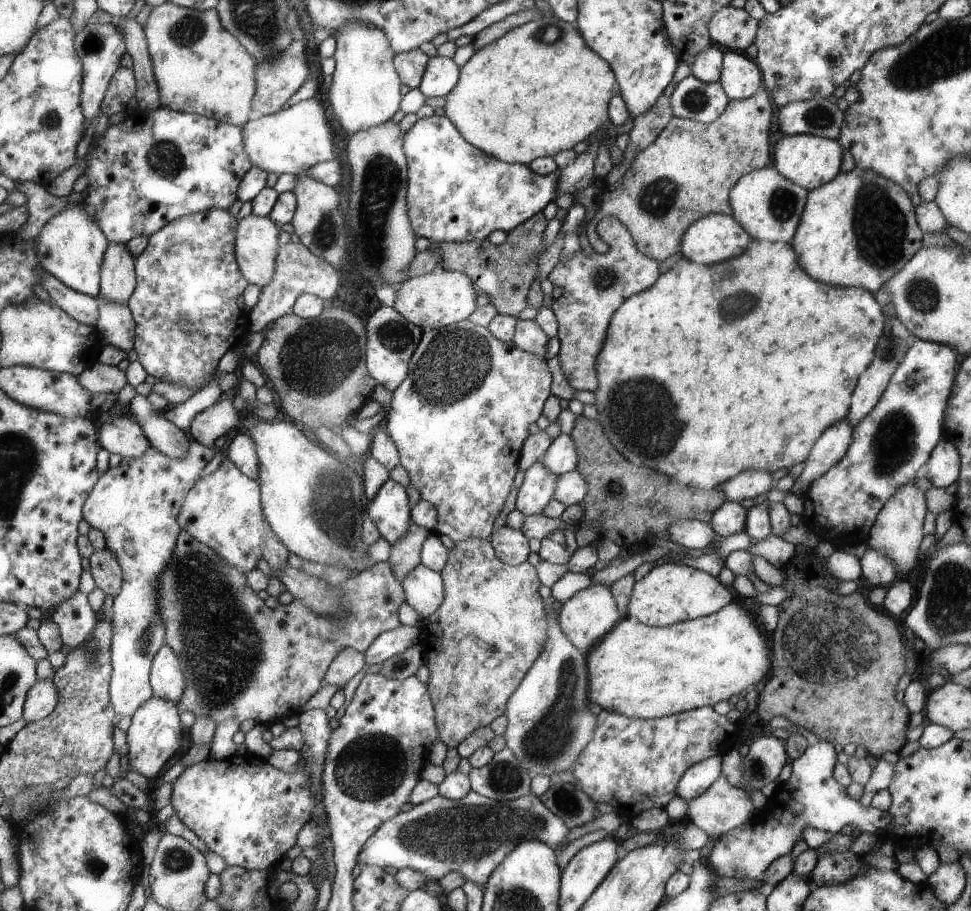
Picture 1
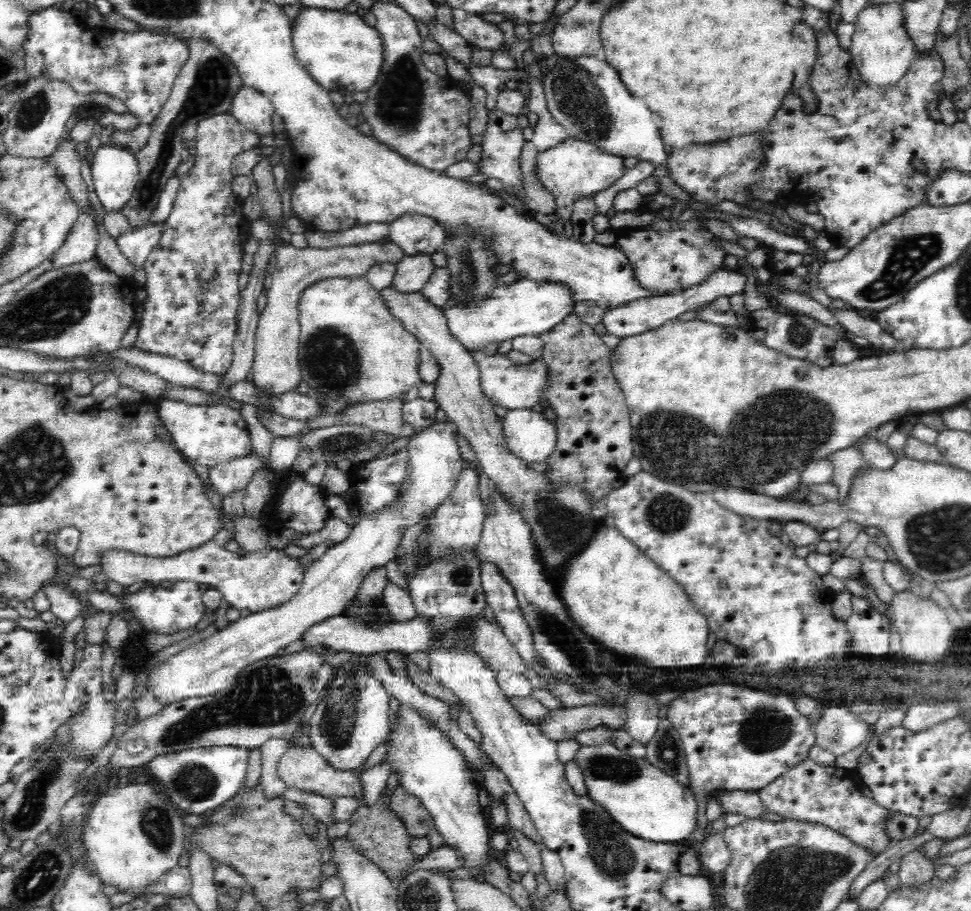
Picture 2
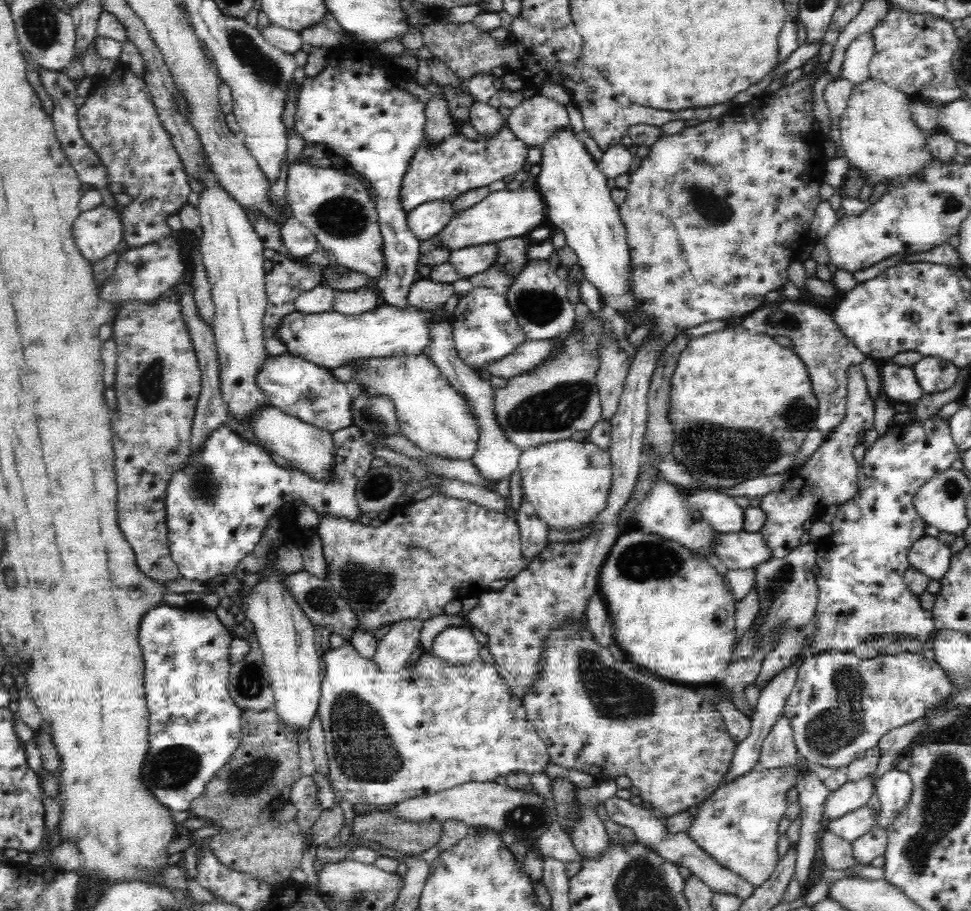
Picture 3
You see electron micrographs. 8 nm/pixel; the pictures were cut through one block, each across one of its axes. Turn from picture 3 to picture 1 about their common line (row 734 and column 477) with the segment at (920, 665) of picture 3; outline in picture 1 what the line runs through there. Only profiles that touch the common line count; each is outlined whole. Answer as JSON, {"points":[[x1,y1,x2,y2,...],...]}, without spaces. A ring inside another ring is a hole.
{"points":[[471,790,468,795,460,800,452,800,445,796,434,796,409,811,399,812,398,816,393,816,386,820,381,827,361,848,357,856,357,864,376,865,380,868,413,868,415,871,423,872,428,878,439,881,452,871,460,871,464,878,476,884,482,885,489,882,494,870,508,858,510,851,513,851,518,843,525,840,541,840,549,844,550,847,556,846,564,841,570,832,565,822,554,814,542,801,540,797,530,793,521,796,513,801,495,801,491,798,482,796]]}

